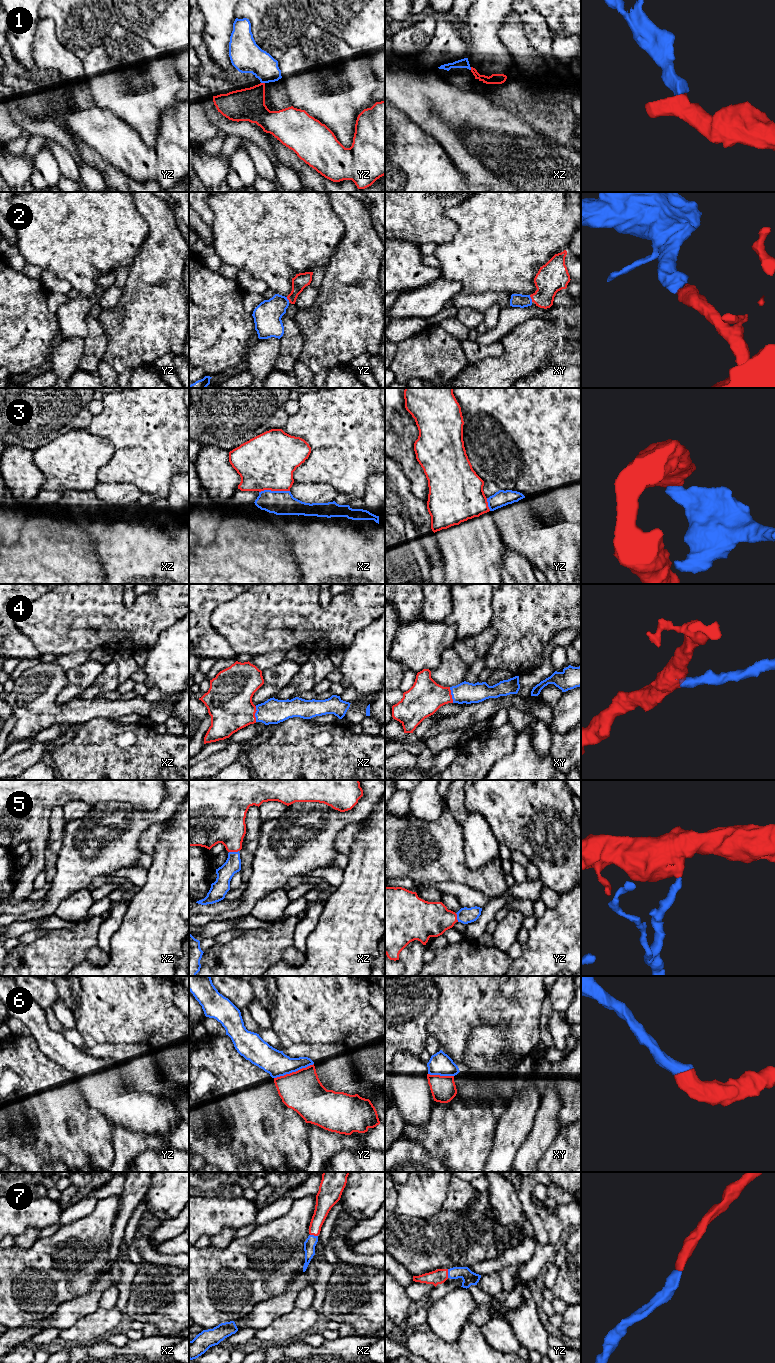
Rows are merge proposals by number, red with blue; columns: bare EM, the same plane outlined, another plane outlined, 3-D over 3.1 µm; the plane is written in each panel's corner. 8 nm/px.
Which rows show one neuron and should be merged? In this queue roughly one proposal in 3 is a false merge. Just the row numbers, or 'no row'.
2, 4, 5, 6, 7

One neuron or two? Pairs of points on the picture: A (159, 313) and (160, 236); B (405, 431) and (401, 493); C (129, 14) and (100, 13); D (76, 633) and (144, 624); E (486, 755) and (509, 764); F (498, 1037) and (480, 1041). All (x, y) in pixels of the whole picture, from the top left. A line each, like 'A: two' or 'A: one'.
A: one
B: two
C: two
D: one
E: two
F: one

